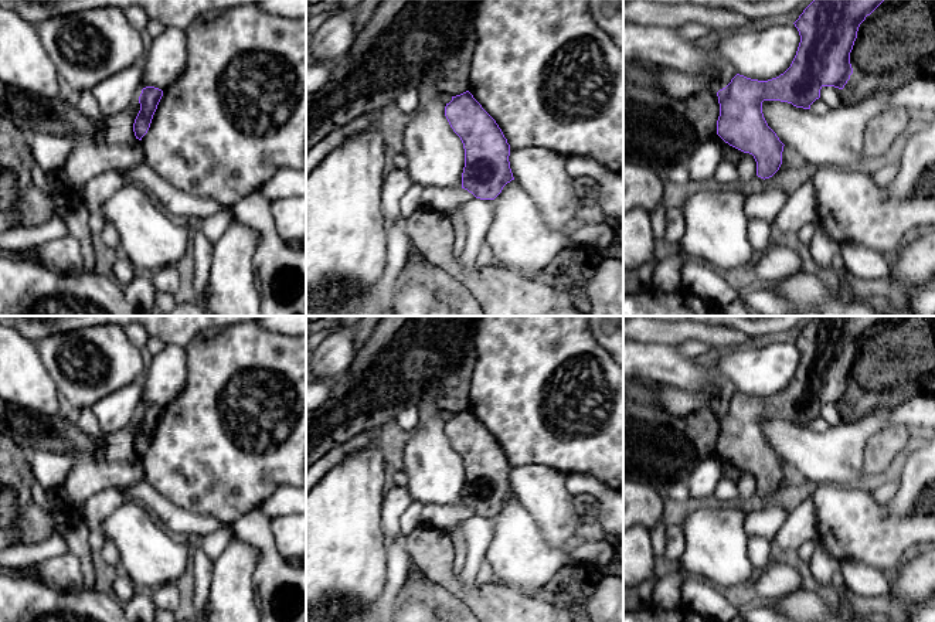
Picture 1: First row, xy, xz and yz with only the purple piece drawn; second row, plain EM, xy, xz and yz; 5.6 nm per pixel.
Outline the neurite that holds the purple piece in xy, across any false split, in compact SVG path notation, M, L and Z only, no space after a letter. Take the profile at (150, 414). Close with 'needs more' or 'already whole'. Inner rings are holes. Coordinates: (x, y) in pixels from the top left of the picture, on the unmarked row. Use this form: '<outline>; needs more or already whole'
M146 404L142 407L139 414L140 428L133 441L136 456L142 458L142 455L147 451L162 414L163 408L159 405Z; already whole

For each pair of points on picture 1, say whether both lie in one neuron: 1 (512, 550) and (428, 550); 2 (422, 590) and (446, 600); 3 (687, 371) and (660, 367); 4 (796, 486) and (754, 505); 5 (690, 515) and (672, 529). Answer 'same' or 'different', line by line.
1: different
2: same
3: same
4: same
5: different

